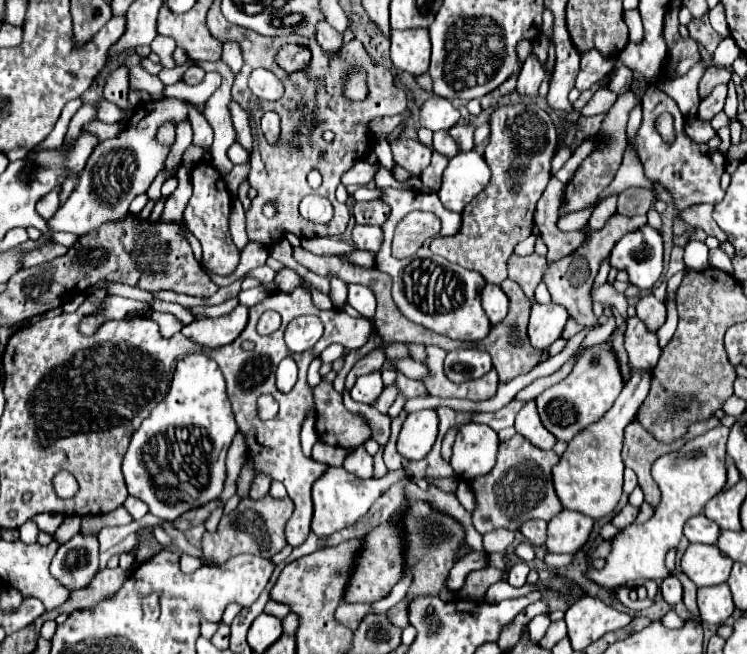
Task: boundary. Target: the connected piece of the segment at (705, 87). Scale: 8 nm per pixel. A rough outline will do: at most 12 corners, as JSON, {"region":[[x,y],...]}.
{"region":[[709,67],[699,83],[699,95],[705,99],[715,85],[729,83],[731,71]]}

